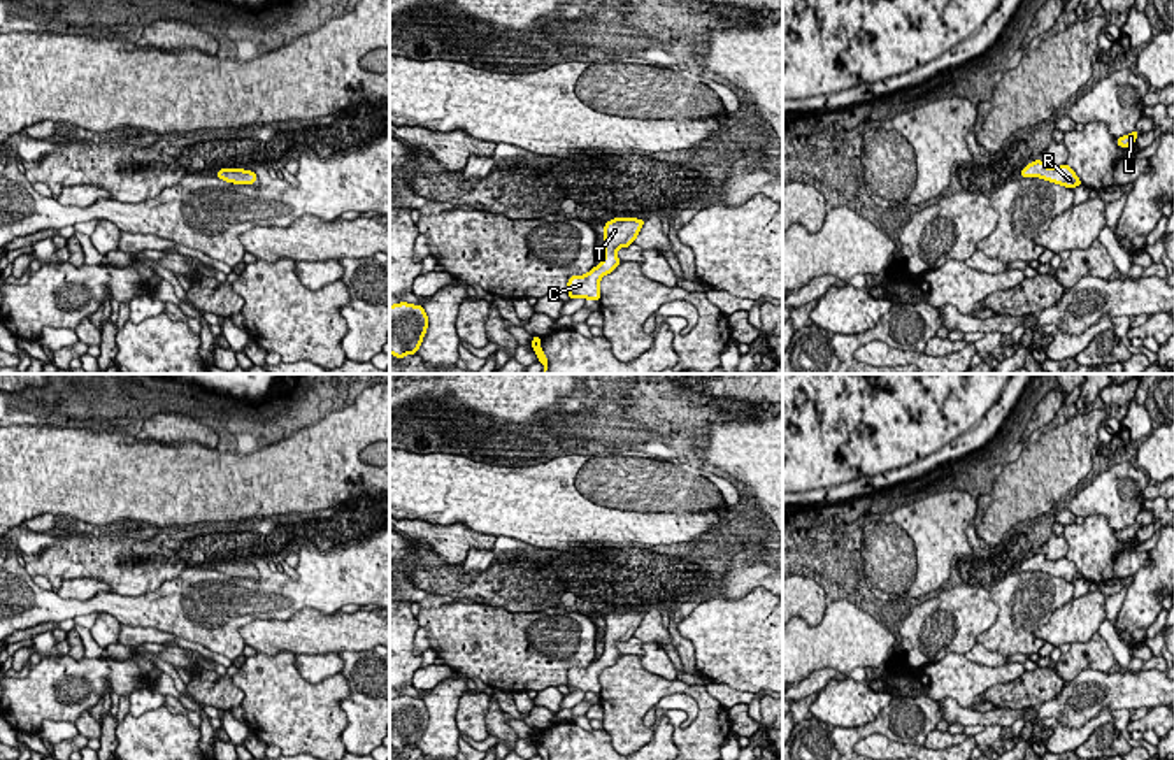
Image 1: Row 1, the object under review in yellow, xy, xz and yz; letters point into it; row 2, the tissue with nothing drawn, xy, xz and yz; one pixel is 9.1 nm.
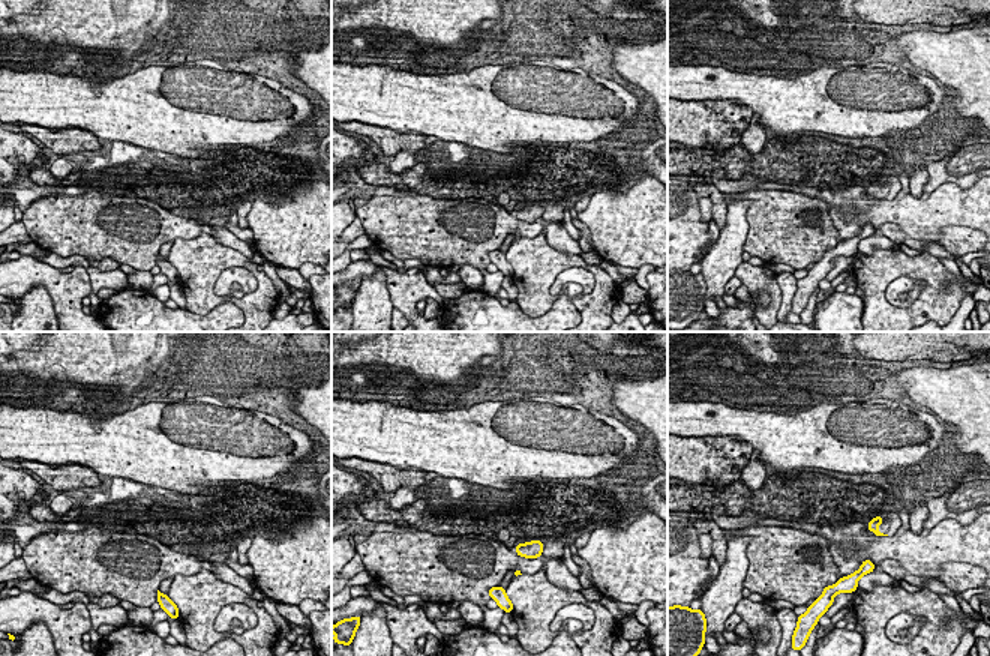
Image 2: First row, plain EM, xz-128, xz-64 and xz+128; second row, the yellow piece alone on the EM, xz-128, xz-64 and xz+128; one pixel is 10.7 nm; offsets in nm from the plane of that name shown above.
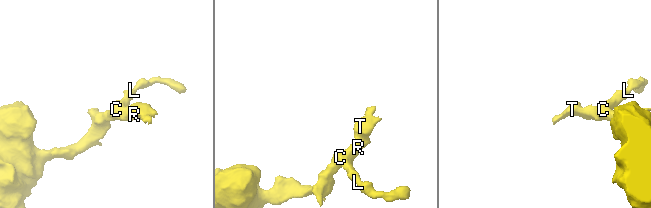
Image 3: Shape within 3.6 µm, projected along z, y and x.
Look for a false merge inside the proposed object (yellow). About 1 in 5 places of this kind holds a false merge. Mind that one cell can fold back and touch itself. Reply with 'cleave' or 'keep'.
keep

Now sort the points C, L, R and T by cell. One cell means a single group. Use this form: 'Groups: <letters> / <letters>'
Groups: C L R T

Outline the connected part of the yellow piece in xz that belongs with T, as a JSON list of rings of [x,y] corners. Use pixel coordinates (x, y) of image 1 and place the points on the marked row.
[[[614,218],[605,223],[604,226],[604,260],[600,265],[591,269],[584,276],[570,276],[567,284],[569,284],[569,300],[581,297],[584,300],[593,298],[600,302],[600,279],[605,274],[611,274],[621,262],[616,255],[619,247],[628,247],[634,244],[635,237],[639,235],[642,225],[646,219],[637,219],[637,218]]]

